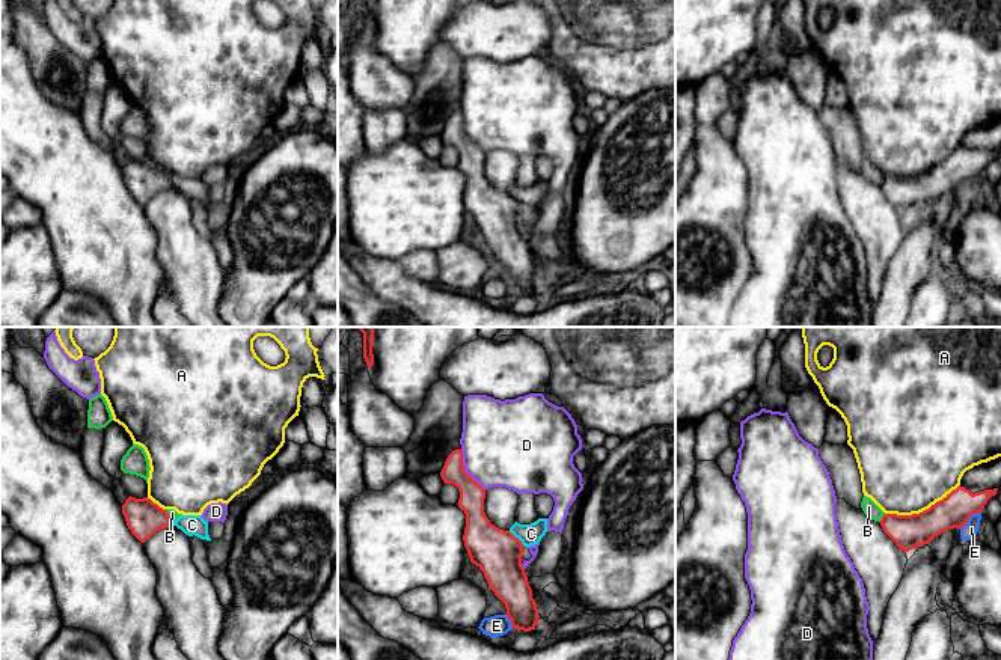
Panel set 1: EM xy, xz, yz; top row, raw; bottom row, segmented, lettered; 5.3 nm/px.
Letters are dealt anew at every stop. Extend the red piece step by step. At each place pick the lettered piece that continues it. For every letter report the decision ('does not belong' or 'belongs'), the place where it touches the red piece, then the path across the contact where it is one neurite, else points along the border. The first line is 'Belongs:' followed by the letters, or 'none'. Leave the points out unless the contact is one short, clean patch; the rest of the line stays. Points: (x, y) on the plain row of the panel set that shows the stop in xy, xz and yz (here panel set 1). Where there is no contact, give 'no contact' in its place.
Belongs: none
A: does not belong; meets red in yz at (923, 174); border along yz (959, 146), (918, 175), (885, 177)
B: does not belong; meets red in yz at (882, 180); border along yz (884, 175), (879, 184)
C: does not belong; meets red in xz at (517, 201); border along xz (508, 193), (525, 208)
D: does not belong; meets red in xz at (465, 133)
E: does not belong; meets red in yz at (968, 181); border along yz (980, 174), (974, 175), (961, 192)

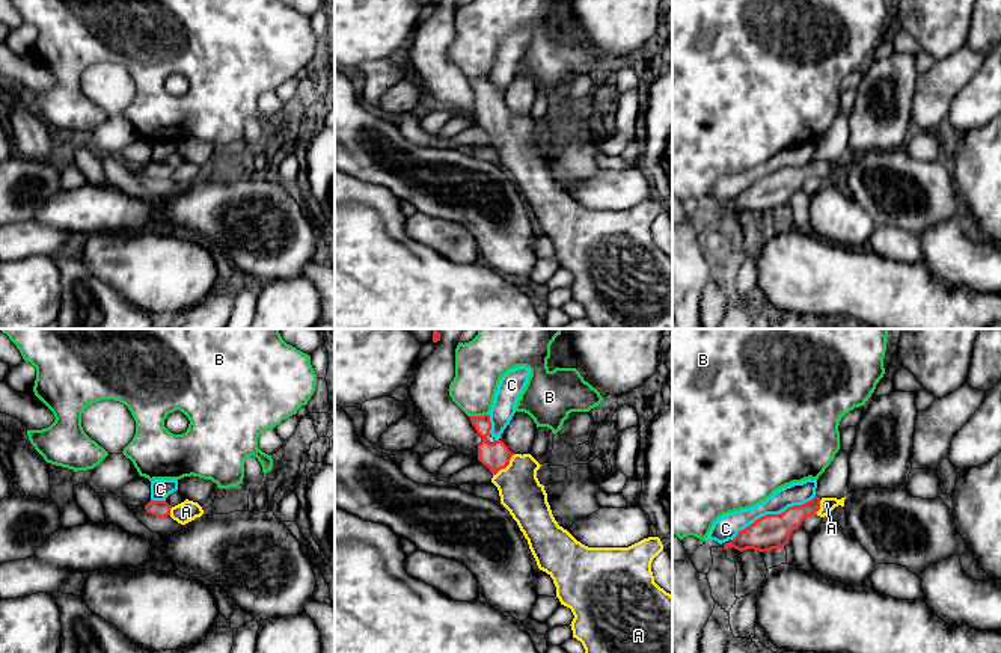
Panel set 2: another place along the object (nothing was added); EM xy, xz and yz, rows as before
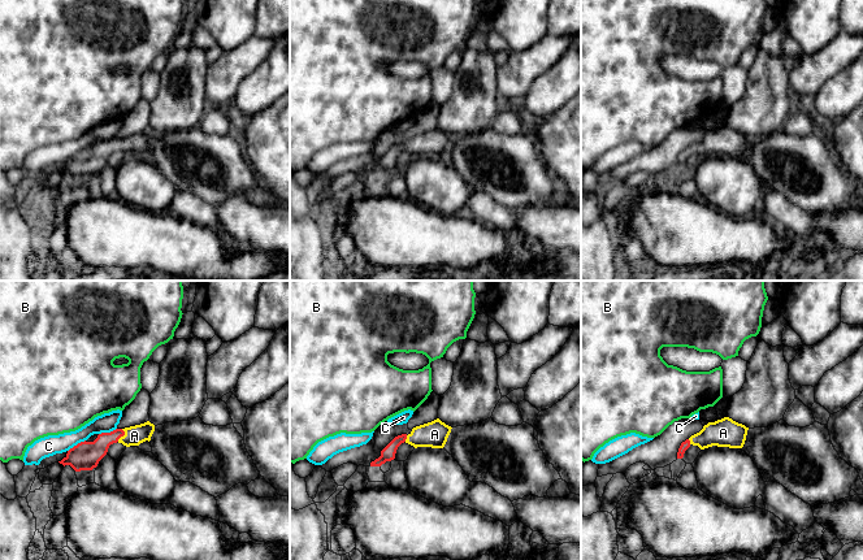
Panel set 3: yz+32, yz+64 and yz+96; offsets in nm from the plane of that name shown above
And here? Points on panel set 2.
Belongs: A
A: belongs; meets red in xz at (505, 128); runs through xz (496, 118), (505, 128), (516, 139), (520, 154)
B: does not belong; meets red in xz at (478, 79); border along xz (487, 76), (469, 79)
C: does not belong; meets red in yz at (772, 177)

